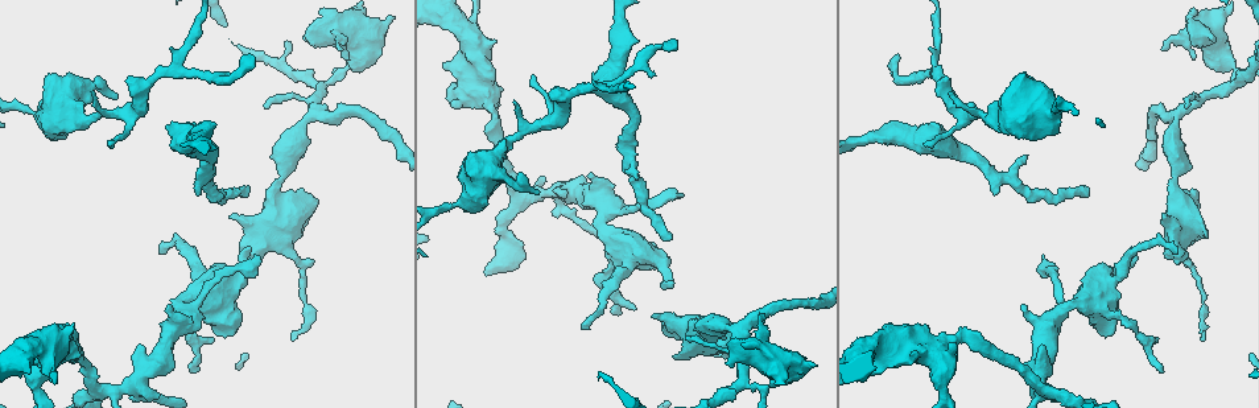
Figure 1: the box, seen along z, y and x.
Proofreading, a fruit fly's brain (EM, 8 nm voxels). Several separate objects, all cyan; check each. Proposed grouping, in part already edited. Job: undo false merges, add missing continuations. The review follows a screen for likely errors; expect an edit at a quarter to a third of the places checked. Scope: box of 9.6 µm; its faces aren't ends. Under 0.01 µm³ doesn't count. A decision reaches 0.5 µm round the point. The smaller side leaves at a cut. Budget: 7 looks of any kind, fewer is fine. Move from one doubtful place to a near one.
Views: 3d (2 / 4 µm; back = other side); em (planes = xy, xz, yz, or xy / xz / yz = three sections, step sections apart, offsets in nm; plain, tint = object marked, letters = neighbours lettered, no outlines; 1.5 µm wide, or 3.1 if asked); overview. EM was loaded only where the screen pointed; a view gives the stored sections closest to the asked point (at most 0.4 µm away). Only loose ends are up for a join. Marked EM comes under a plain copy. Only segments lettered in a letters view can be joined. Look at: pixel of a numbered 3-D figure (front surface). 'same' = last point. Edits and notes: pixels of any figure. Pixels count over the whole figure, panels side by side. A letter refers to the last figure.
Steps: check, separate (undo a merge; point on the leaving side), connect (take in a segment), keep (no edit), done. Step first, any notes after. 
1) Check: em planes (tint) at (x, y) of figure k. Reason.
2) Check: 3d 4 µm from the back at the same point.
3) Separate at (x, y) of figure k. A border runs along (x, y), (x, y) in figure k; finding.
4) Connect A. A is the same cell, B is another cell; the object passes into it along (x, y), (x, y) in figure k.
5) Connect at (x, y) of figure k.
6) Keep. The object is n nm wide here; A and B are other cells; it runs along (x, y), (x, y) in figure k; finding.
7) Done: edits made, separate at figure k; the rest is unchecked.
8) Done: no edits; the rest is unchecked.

Check: em planes (letters) at (581, 325) of figure 1. Long arm stops here.

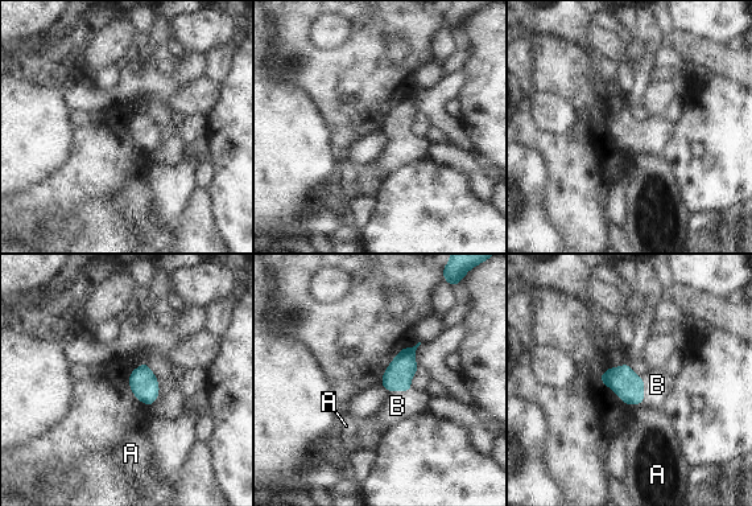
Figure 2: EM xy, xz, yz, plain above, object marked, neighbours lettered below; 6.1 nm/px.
Connect B. B is the same cell, A is another cell; the object passes into it along (629, 387), (643, 395), (657, 385) in figure 2; the neuron continues.

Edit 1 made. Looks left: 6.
Check: em planes (letters) at (653, 317) of figure 1. Branch stops here.

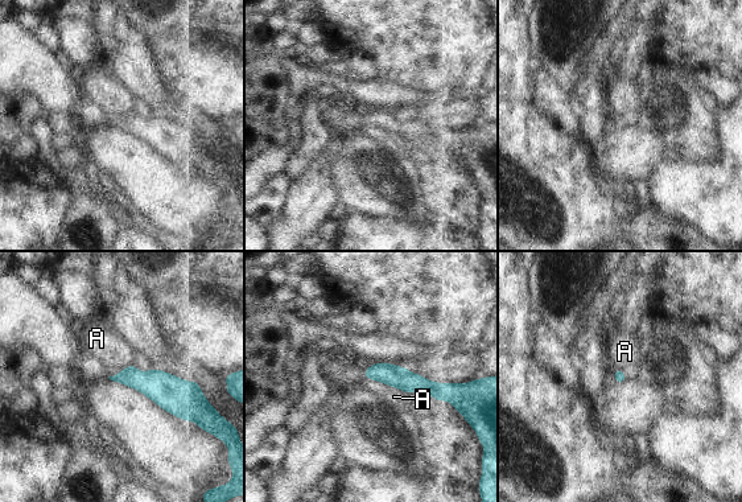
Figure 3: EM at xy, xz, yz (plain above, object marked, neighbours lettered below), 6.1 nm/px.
Keep. A is another cell; no lettered segment goes on from it.

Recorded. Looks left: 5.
Check: em xy step 8 (tint) at (668, 239) of figure 1. Free end.

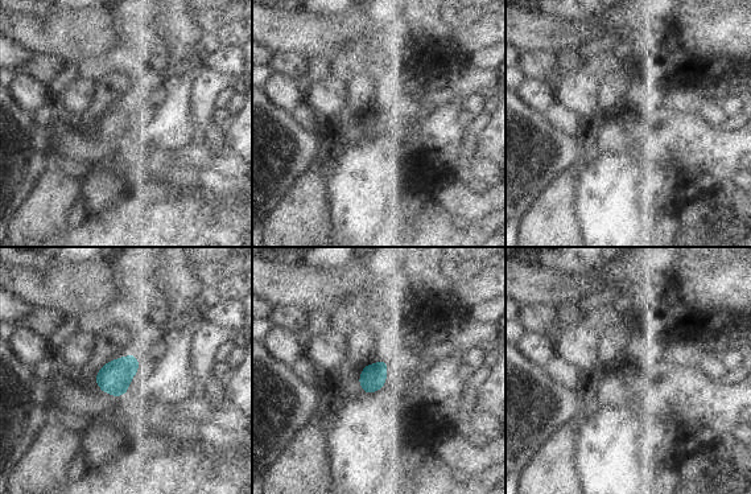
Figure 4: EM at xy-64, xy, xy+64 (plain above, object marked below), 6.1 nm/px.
Check: em planes (tint) at the same point.

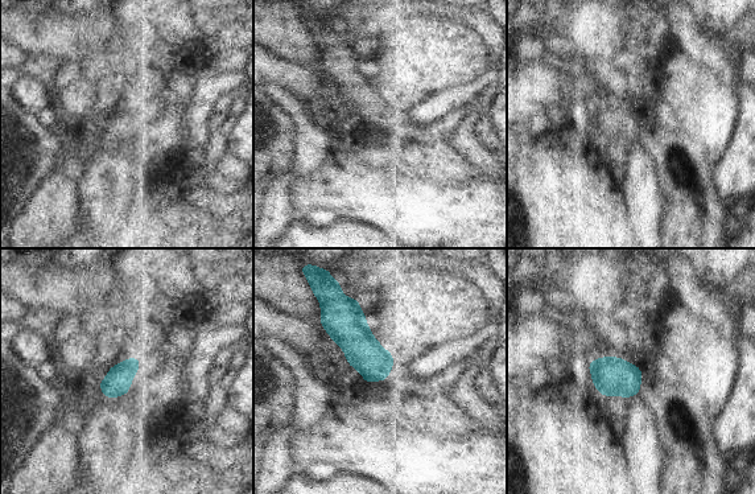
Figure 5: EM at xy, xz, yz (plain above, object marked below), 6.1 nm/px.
Check: em planes (letters) at the same point.

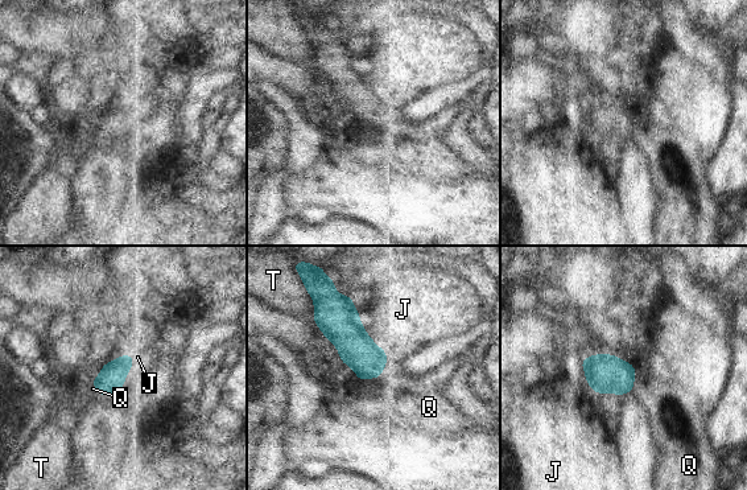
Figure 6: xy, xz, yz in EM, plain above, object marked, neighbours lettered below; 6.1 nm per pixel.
Keep. The longest contact is with J, 340 nm; J, Q and T are other cells; a border runs along (635, 366), (635, 381), (630, 391) in figure 6; no lettered segment goes on from it.

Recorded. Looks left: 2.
Done: edits made, connect at figure 2; the rest is unchecked.

